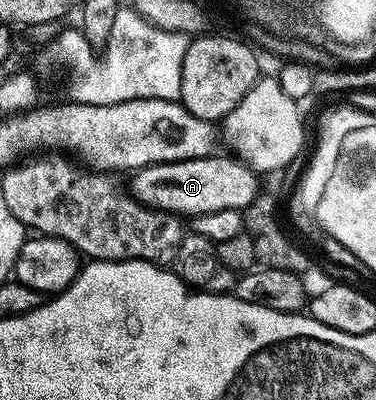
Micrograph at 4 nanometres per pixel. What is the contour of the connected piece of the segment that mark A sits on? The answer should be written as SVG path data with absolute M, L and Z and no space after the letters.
M216 156L158 163L137 169L131 174L131 196L149 209L161 209L188 219L227 209L243 211L258 194L257 174L235 156Z

